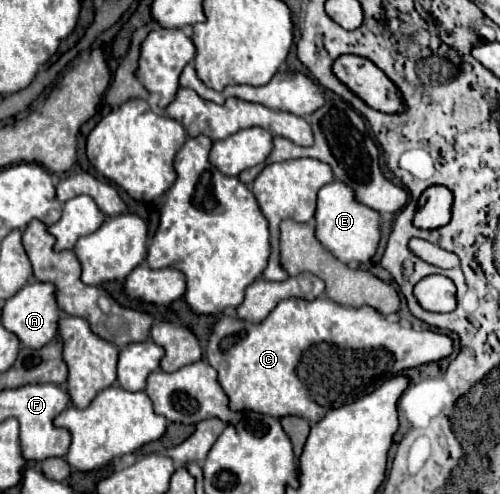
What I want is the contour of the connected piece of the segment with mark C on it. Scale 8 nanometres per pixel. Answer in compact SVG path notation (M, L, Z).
M327 297L315 301L283 299L261 323L249 323L237 317L223 317L213 327L205 355L207 363L219 373L219 385L229 397L233 411L255 411L281 419L285 415L297 415L309 423L317 423L327 411L347 405L367 393L371 393L385 379L413 369L425 363L435 363L449 357L453 341L437 331L415 331L401 323L391 323L371 307L351 309L333 303Z

